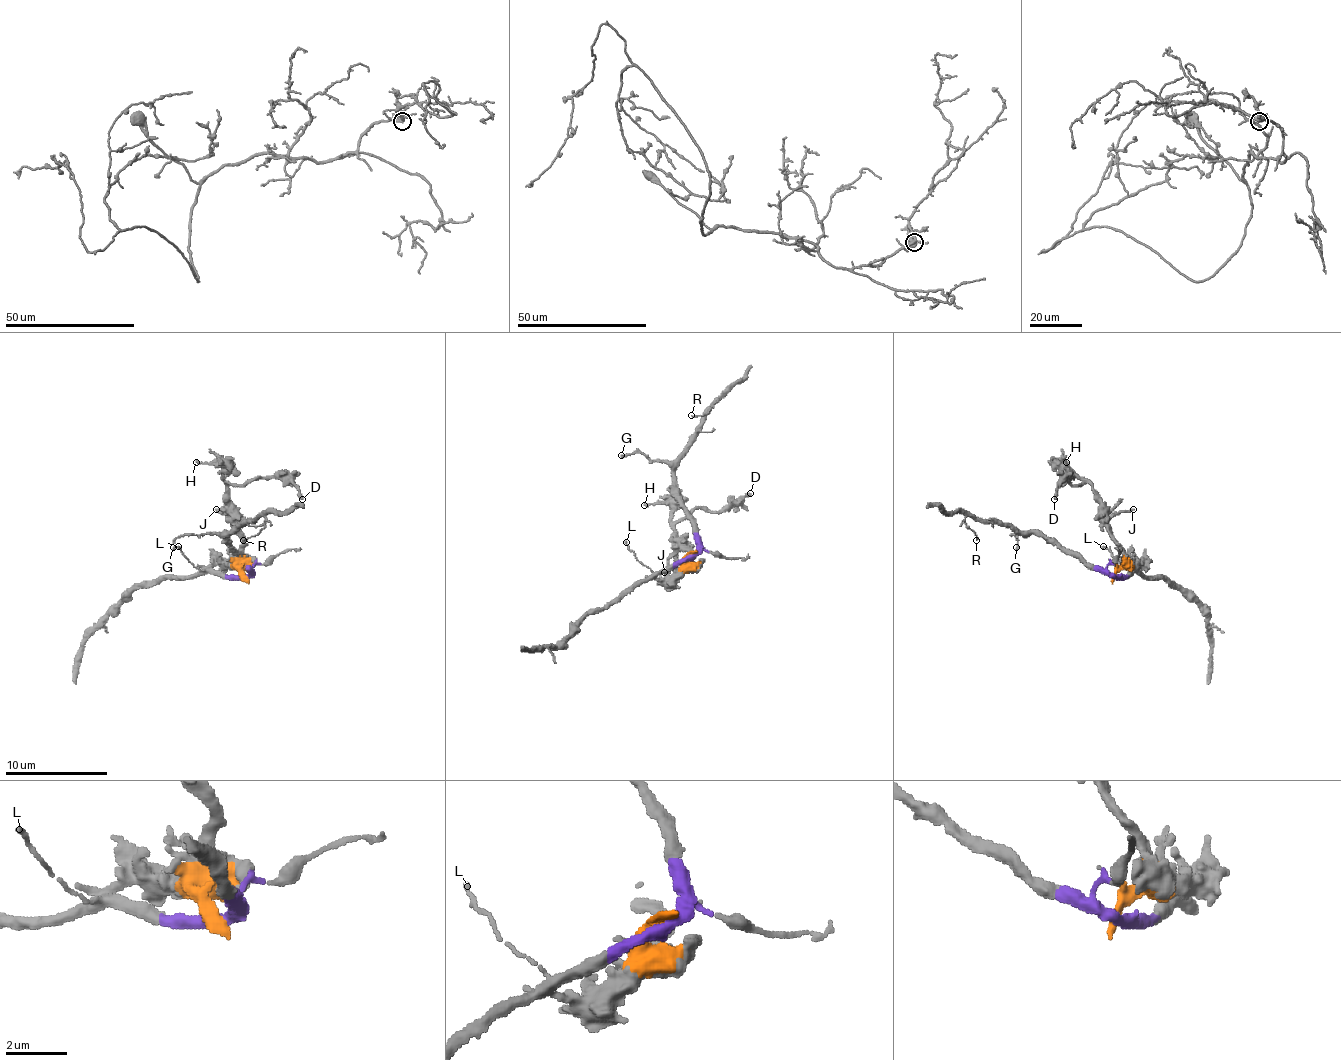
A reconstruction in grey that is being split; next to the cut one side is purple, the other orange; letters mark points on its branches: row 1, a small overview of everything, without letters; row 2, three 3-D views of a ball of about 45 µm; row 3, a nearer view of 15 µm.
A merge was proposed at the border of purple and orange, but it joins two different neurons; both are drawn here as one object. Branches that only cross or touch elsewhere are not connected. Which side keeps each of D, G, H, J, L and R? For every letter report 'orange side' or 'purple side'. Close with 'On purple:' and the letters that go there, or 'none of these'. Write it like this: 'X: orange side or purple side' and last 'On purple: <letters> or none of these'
D: orange side
G: purple side
H: orange side
J: orange side
L: purple side
R: purple side
On purple: G, L, R

